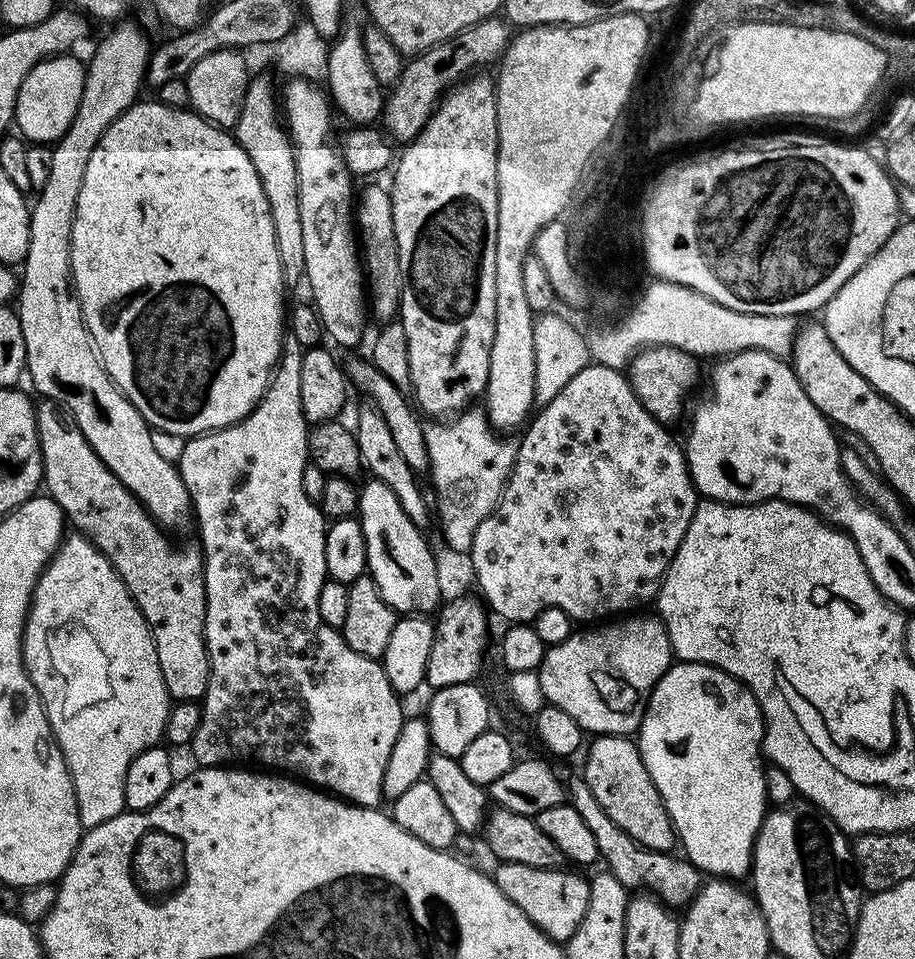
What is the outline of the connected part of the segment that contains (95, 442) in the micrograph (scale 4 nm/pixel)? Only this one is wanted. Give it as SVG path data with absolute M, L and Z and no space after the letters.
M136 24L115 25L113 32L104 36L104 41L96 48L92 61L87 61L84 73L84 89L74 114L74 122L66 134L55 141L50 158L50 174L46 186L35 193L36 201L31 201L28 221L30 222L30 246L22 269L18 276L18 311L22 322L22 338L26 338L27 379L41 393L41 397L63 404L68 413L76 419L76 425L82 430L86 442L102 458L106 467L123 482L131 492L140 499L152 519L165 530L184 526L193 519L192 499L180 477L179 467L173 461L162 458L154 446L154 432L144 415L137 410L124 393L116 387L108 376L104 365L93 345L92 336L84 325L84 315L80 309L80 300L76 297L76 285L72 283L71 266L71 230L75 220L75 208L78 206L79 191L89 165L90 154L98 146L107 128L129 107L135 104L140 95L140 84L145 83L148 71L150 43L144 32Z

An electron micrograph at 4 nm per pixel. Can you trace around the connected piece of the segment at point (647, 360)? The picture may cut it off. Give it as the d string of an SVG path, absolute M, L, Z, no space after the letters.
M670 345L643 347L626 369L626 375L634 394L646 406L648 413L659 424L672 426L672 423L684 412L684 403L688 395L696 388L700 380L701 361L686 350Z

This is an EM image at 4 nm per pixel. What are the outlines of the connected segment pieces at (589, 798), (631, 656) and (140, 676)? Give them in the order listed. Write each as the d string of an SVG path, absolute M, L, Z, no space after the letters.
M576 774L572 781L570 779L567 781L566 796L572 808L578 810L582 822L586 822L590 834L594 834L594 842L598 842L598 854L603 867L612 872L614 878L618 878L618 882L622 882L624 888L647 889L653 897L659 898L668 906L673 906L672 904L687 906L692 903L692 898L702 883L702 876L688 859L667 852L649 852L647 848L634 842L634 838L630 838L630 834L626 834L626 830L622 830L622 826L612 821L610 814L606 814L606 810L598 806L598 798L594 798L583 775Z
M628 614L603 626L588 626L585 632L573 631L562 643L551 645L544 653L544 661L538 671L545 701L553 708L566 710L566 714L570 714L570 718L574 718L574 722L578 722L585 733L626 737L639 733L644 712L648 708L648 699L652 697L656 683L674 663L672 643L664 621L656 614L640 615L644 614Z
M69 535L57 548L56 555L52 557L48 567L40 575L40 580L36 583L36 591L32 594L32 607L28 610L28 622L24 625L24 665L41 700L44 701L48 721L53 734L56 735L56 744L62 750L68 772L72 775L81 825L85 829L90 829L114 818L119 812L125 811L124 783L128 767L138 754L142 754L148 748L155 748L161 743L164 727L168 722L170 697L166 690L166 682L162 678L162 670L158 666L158 654L148 629L148 623L144 621L144 616L128 593L128 587L120 581L120 576L112 569L111 562L92 545L91 540L86 536Z

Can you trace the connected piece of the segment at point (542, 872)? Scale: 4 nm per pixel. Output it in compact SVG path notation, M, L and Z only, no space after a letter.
M525 864L499 865L500 869L494 872L496 884L530 918L534 926L541 928L550 939L557 942L567 942L578 930L582 918L586 914L588 905L588 880L585 877L575 876L569 870L558 868L535 868Z

